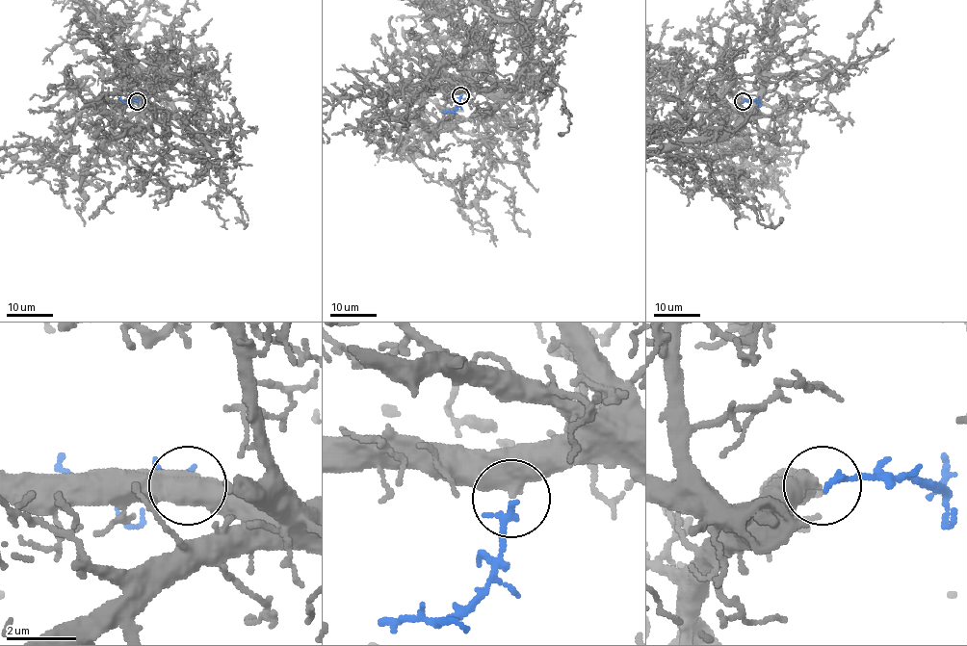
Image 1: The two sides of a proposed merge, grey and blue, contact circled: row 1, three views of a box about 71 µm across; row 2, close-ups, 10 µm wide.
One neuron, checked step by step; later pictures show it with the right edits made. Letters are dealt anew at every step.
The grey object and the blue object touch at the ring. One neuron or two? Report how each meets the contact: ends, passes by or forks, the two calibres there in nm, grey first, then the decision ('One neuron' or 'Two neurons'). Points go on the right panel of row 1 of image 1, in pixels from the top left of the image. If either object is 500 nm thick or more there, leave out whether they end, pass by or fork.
Thickness 550 nm (grey) against 200 nm. One neuron

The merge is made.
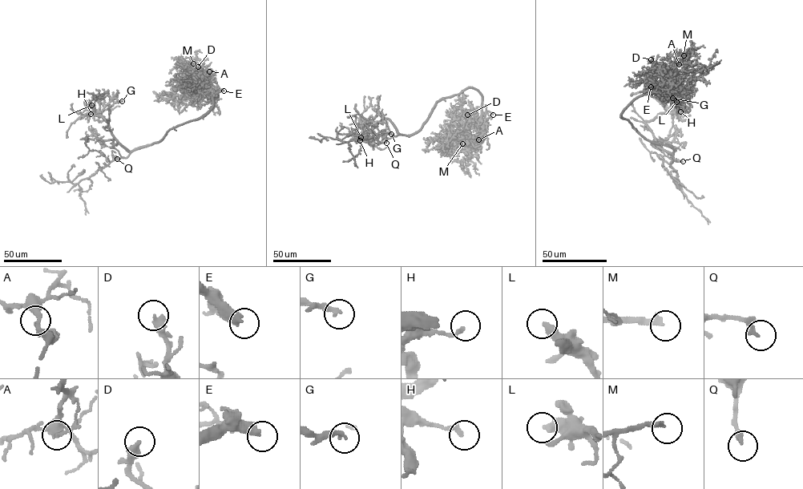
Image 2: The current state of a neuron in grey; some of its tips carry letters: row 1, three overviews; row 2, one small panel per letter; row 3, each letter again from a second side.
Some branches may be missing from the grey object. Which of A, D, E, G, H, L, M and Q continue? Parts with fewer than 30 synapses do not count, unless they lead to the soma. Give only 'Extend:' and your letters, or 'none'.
Extend: E, M

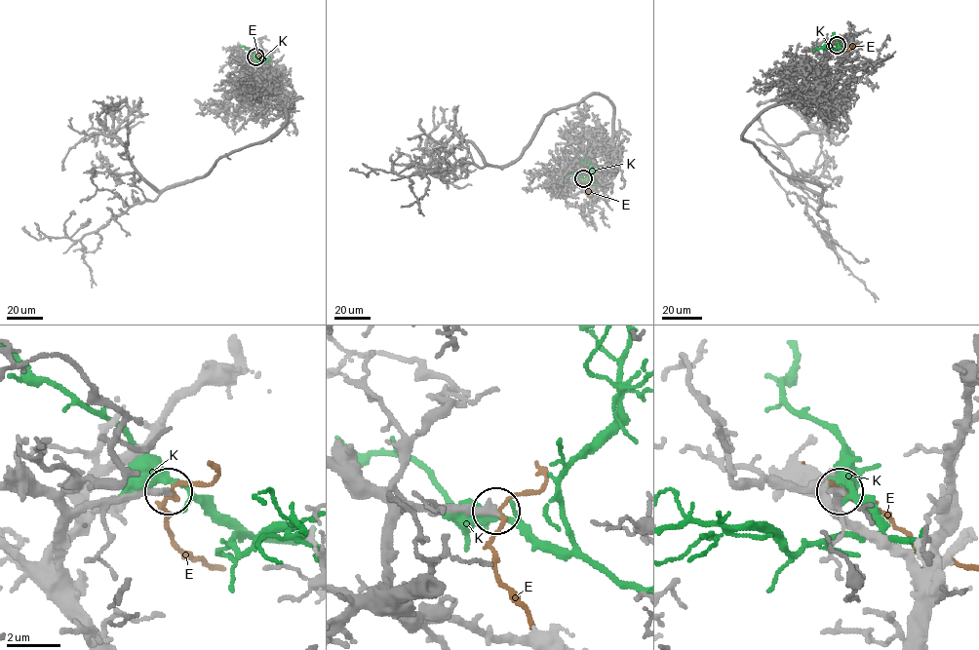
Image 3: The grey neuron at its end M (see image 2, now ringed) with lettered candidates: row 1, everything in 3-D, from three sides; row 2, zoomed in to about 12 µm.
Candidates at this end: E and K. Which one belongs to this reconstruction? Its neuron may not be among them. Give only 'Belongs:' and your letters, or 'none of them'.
Belongs: none of them

